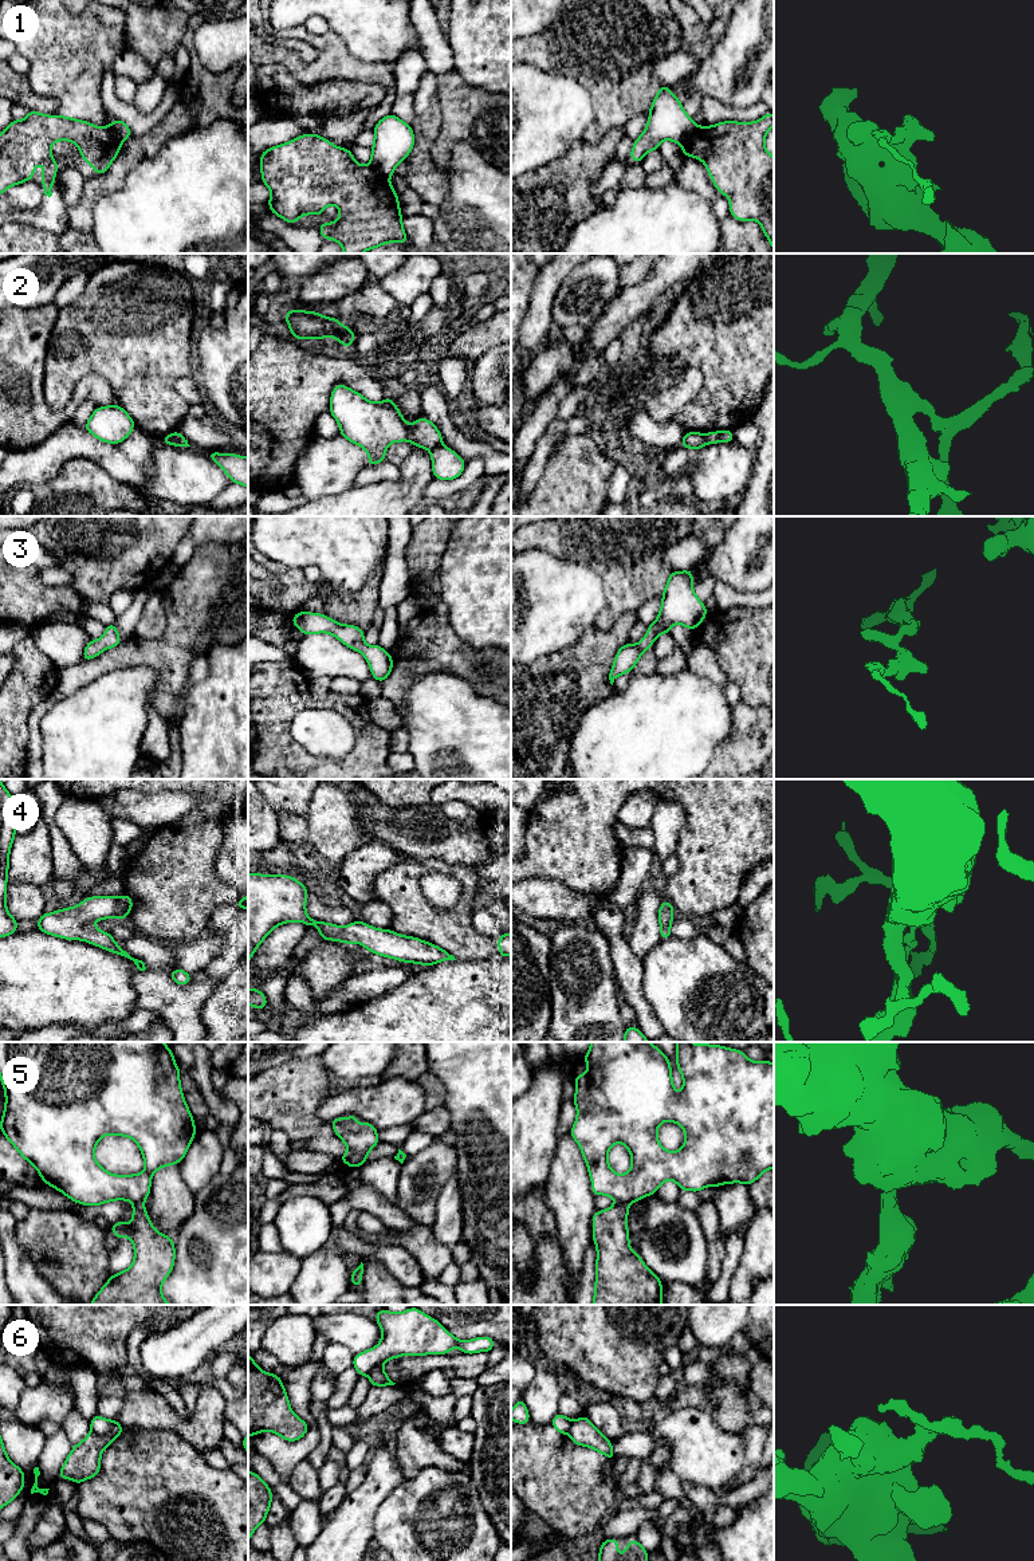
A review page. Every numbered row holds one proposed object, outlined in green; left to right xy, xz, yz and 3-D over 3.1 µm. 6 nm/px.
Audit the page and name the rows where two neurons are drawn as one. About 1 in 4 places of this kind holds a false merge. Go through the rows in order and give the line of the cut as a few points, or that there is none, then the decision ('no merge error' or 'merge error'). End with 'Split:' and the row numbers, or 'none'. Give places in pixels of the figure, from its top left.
1: cut in yz along (698, 126), (681, 145); merge error
2: cut in xz along (440, 443), (429, 449); merge error
3: no cut; no merge error
4: no cut; no merge error
5: cut in xy along (142, 1202), (134, 1204); merge error
6: cut in xy along (116, 1420), (113, 1427), (105, 1434), (94, 1434), (91, 1431); merge error
Split: 1, 2, 5, 6

